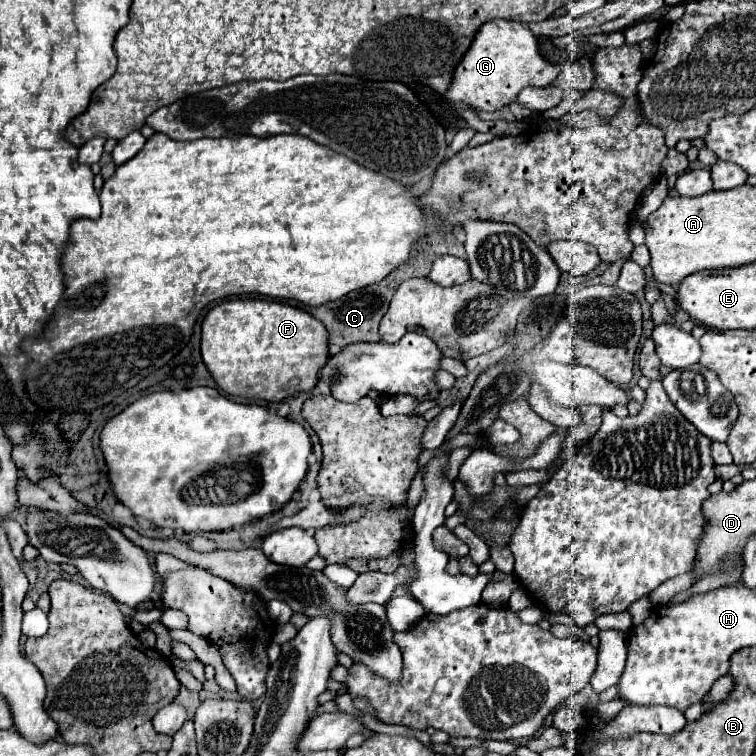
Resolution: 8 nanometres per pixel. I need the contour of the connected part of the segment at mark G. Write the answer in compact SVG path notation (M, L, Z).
M492 19L476 33L468 53L464 53L452 83L446 91L448 103L464 103L474 111L498 111L516 101L524 87L548 87L562 67L548 63L540 51L532 31L516 21Z

